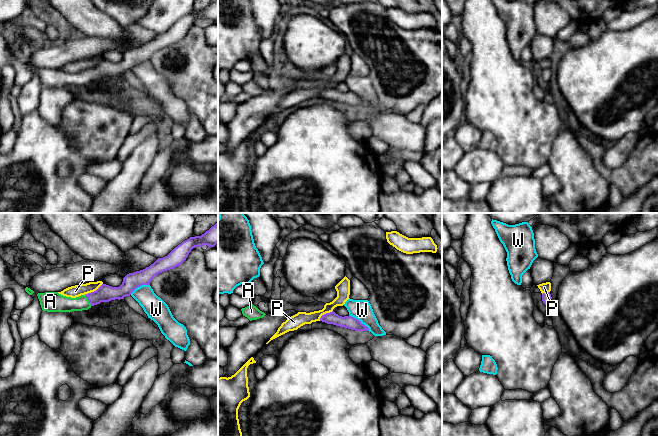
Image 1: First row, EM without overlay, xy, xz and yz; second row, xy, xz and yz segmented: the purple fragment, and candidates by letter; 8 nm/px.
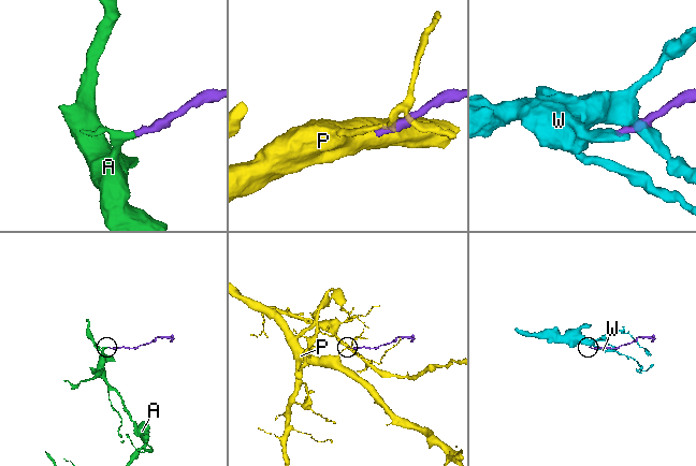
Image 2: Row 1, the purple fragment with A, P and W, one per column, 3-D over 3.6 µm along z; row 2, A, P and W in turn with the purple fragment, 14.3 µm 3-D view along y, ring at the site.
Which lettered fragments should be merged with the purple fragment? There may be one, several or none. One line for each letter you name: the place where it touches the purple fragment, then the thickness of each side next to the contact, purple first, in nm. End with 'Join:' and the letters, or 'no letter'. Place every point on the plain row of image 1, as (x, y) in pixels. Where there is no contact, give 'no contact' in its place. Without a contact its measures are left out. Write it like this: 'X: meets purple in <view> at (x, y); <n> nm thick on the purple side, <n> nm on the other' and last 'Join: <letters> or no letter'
A: meets purple in xy at (88, 75); 140 nm thick on the purple side, 140 nm on the other
Join: A

